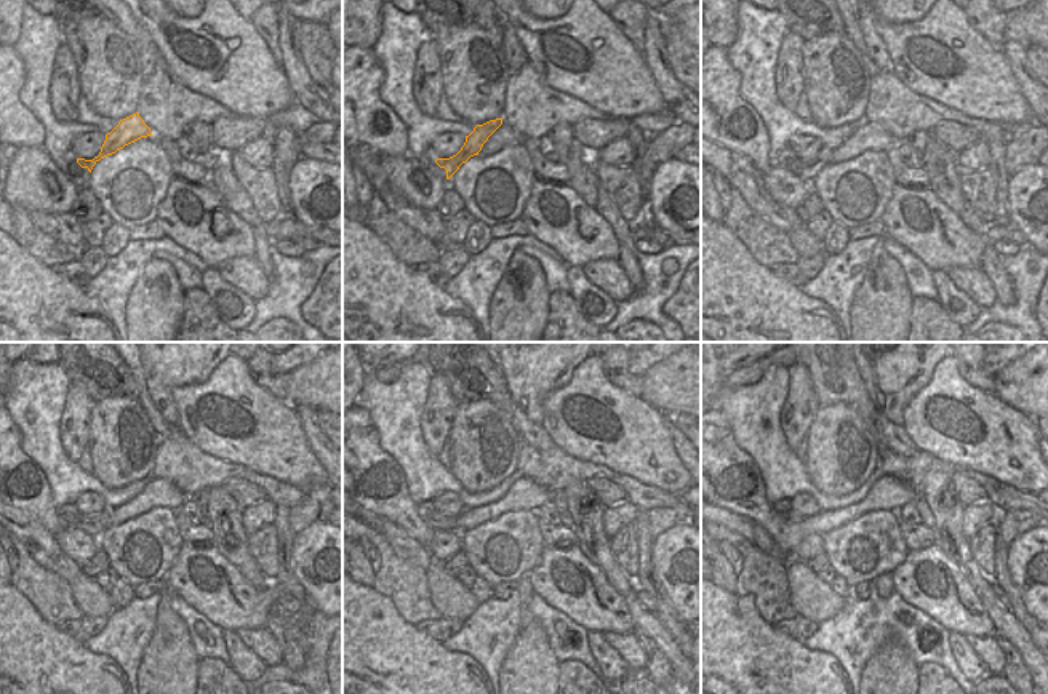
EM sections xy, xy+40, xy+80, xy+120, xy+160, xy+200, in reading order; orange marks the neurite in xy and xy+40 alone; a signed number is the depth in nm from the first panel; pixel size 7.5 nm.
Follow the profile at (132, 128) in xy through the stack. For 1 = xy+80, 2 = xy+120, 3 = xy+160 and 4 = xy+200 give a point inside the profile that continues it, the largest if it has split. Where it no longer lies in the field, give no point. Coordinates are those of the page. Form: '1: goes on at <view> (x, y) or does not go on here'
1: goes on at xy+80 (807, 168)
2: goes on at xy+120 (93, 525)
3: goes on at xy+160 (439, 522)
4: goes on at xy+200 (789, 517)

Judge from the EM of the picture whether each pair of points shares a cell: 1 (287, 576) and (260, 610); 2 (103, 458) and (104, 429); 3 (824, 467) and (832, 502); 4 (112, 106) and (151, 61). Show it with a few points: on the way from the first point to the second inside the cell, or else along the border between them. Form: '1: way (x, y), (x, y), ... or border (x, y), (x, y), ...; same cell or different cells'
1: border (272, 581), (282, 592); different cells
2: way (104, 451), (104, 435); same cell
3: border (805, 469), (826, 494), (850, 494), (866, 482); different cells
4: border (140, 47), (141, 75), (144, 79); different cells

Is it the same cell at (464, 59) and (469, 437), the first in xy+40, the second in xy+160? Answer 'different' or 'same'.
same

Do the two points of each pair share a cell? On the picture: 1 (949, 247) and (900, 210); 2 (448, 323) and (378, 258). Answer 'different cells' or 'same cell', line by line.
1: same cell
2: same cell

